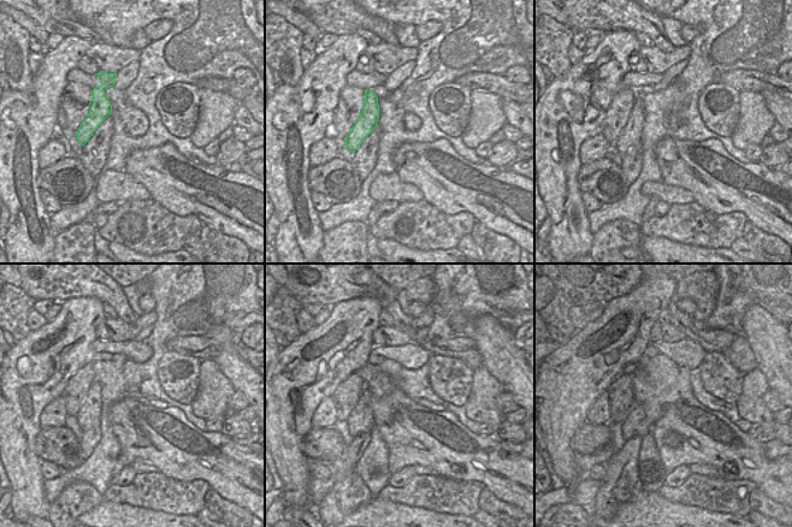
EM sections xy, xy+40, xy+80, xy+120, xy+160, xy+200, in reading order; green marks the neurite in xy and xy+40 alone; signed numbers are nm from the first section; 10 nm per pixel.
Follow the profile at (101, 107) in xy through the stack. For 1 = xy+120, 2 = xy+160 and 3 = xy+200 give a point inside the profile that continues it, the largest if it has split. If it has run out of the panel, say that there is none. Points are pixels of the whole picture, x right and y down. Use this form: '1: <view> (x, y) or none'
1: xy+120 (92, 407)
2: xy+160 (361, 419)
3: xy+200 (633, 422)

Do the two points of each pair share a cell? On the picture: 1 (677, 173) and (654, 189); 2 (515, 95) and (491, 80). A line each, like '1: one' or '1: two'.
1: two
2: one

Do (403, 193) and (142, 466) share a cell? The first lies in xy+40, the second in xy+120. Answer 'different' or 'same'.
same

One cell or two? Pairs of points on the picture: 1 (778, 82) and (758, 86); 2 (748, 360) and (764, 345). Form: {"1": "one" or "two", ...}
{"1": "one", "2": "two"}

